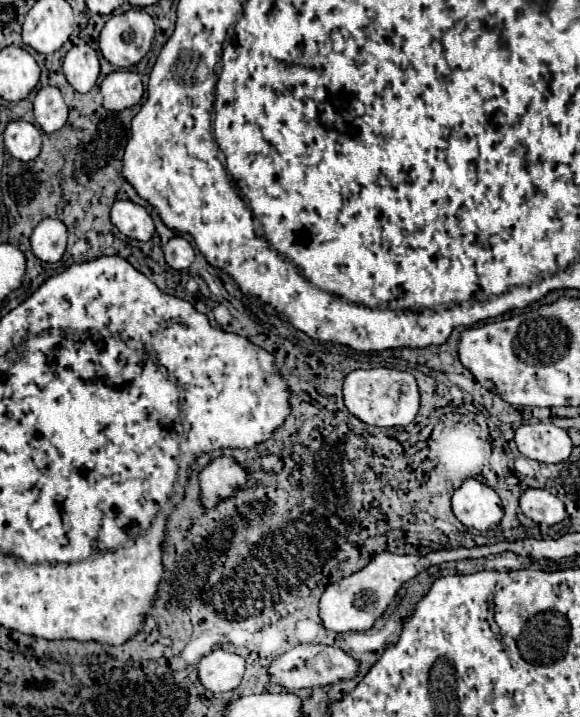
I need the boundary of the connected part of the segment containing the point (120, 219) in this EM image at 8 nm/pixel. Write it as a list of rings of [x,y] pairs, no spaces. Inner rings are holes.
[[[118,200],[112,206],[112,224],[128,238],[132,240],[150,240],[154,234],[154,224],[146,208],[140,204],[134,204],[130,200]]]

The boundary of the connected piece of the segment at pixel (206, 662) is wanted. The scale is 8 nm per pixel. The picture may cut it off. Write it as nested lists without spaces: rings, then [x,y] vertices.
[[[214,650],[200,660],[198,674],[208,690],[216,694],[230,692],[240,684],[244,676],[244,658],[226,650]]]

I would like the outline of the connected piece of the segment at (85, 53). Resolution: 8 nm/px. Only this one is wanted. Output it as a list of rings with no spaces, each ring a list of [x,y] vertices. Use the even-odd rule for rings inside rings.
[[[78,44],[68,50],[62,64],[64,76],[76,92],[90,92],[100,74],[100,62],[96,50],[88,44]]]

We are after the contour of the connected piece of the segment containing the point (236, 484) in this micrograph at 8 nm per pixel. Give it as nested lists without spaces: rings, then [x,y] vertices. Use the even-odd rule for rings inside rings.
[[[230,456],[208,462],[200,474],[200,502],[206,510],[216,508],[222,500],[232,498],[236,490],[248,488],[248,470]]]

